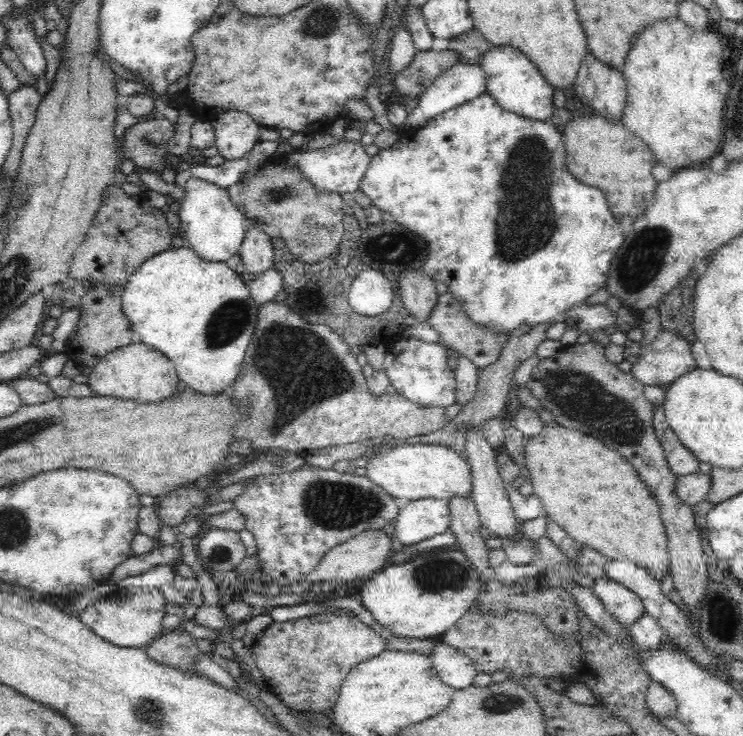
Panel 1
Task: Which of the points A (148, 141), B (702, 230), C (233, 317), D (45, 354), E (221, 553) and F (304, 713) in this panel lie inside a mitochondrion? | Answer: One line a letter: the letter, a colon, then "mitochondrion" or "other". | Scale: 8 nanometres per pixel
A: mitochondrion
B: other
C: mitochondrion
D: other
E: mitochondrion
F: other

